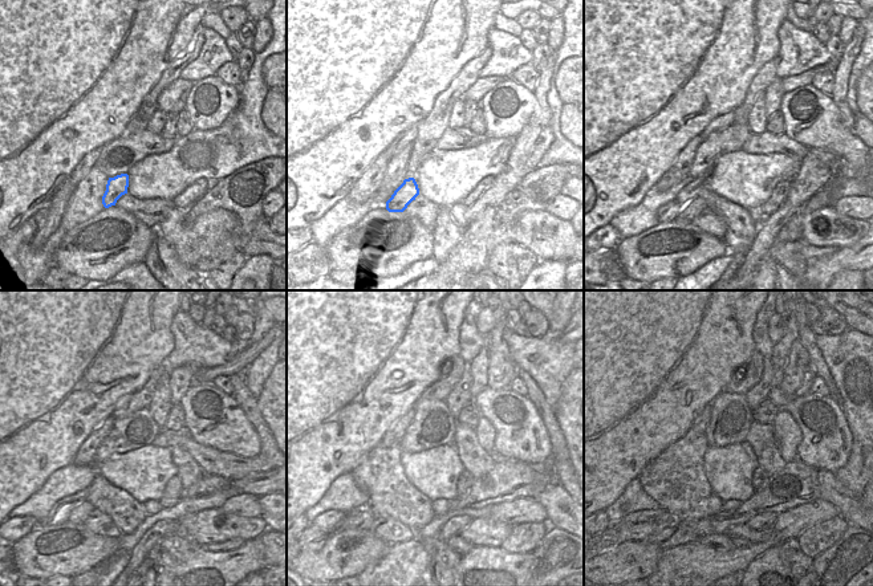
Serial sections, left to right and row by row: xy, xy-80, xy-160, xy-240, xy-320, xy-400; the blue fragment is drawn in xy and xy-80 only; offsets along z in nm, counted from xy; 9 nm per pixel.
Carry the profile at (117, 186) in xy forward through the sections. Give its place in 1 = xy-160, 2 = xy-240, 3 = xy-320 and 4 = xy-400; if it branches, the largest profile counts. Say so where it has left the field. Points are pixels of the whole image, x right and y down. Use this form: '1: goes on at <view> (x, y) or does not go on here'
1: goes on at xy-160 (695, 206)
2: goes on at xy-240 (77, 513)
3: goes on at xy-320 (362, 519)
4: goes on at xy-400 (637, 532)

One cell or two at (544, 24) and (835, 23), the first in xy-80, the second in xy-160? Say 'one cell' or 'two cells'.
one cell

